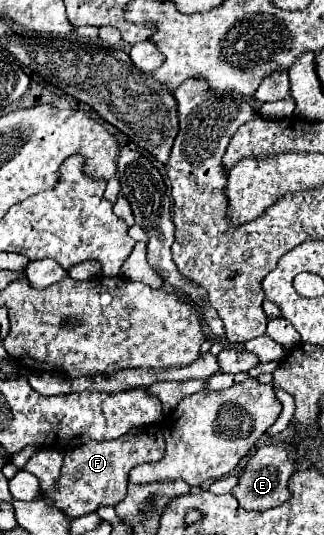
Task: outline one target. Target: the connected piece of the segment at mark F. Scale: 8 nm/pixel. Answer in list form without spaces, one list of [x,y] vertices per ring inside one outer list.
[[[157,427],[157,437],[153,433],[127,433],[111,441],[87,441],[65,453],[65,463],[61,467],[61,477],[53,499],[69,517],[79,517],[93,513],[99,505],[117,505],[127,495],[129,471],[145,461],[159,461],[165,453],[163,433]]]

